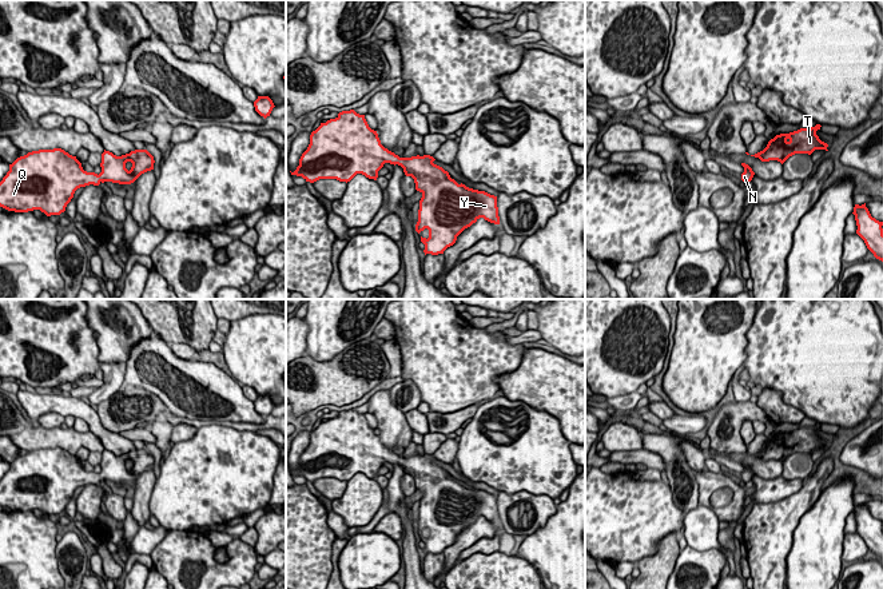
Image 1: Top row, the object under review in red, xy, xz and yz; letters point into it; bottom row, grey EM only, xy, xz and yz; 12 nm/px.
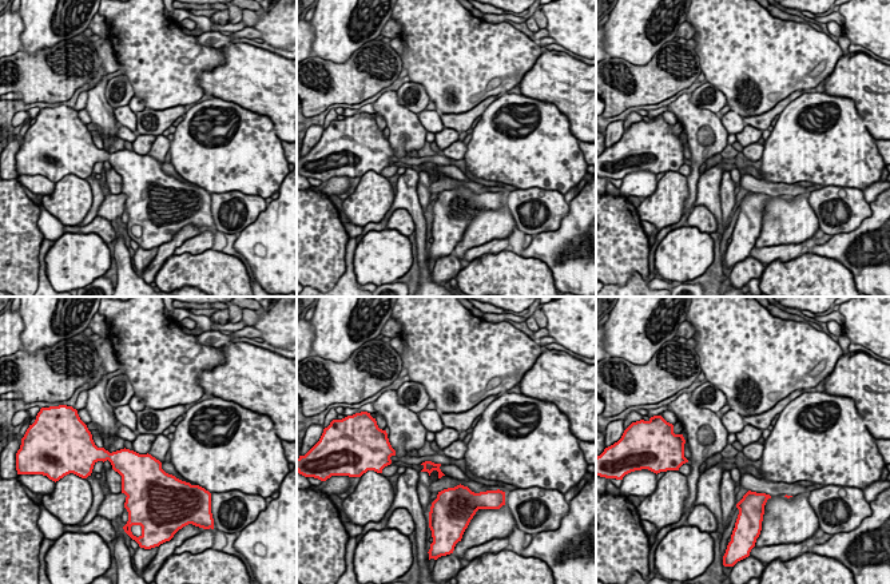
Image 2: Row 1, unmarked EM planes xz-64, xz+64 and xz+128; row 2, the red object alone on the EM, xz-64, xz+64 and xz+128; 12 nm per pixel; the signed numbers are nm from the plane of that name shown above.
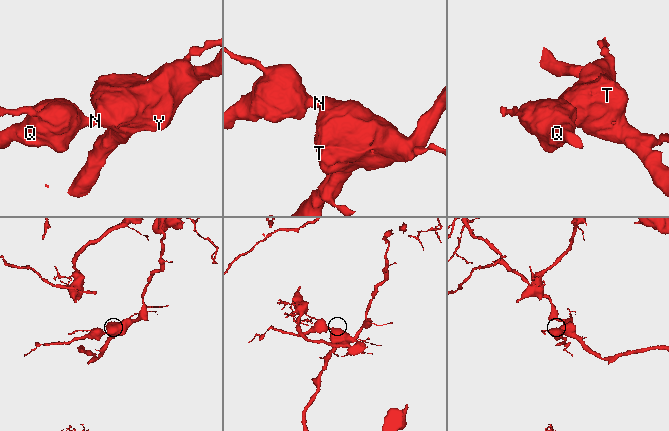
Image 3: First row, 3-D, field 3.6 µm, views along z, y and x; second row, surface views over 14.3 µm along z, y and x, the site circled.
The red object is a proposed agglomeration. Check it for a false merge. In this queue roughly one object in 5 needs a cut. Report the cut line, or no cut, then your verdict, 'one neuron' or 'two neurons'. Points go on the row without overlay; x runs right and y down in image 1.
no cut | one neuron

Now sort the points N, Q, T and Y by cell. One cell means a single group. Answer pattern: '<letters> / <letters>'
N Q T Y

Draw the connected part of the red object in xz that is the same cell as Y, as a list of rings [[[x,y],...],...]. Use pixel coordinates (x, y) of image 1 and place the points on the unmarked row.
[[[350,409],[339,411],[335,418],[321,422],[321,425],[311,431],[310,443],[302,453],[299,465],[291,474],[302,475],[310,482],[319,478],[337,478],[347,482],[357,473],[377,479],[378,470],[385,462],[401,465],[405,474],[414,478],[415,489],[422,493],[415,530],[419,533],[425,528],[429,529],[427,538],[421,536],[421,541],[425,544],[423,552],[425,554],[438,554],[453,545],[457,536],[480,517],[500,524],[500,516],[497,496],[469,487],[462,482],[458,483],[450,477],[448,470],[434,463],[434,459],[430,454],[399,457],[381,443],[377,430],[369,426],[365,414]]]

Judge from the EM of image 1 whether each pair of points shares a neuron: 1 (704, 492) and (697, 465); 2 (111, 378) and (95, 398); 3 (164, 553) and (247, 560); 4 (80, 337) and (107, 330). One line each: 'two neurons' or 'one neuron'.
1: two neurons
2: one neuron
3: one neuron
4: two neurons

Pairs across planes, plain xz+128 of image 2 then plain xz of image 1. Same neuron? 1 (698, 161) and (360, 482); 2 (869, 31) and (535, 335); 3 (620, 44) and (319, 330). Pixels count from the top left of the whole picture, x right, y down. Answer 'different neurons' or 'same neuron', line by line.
1: different neurons
2: different neurons
3: same neuron

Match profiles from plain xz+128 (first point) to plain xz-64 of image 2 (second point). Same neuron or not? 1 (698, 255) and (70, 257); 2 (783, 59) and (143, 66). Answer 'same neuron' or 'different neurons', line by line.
1: same neuron
2: same neuron

